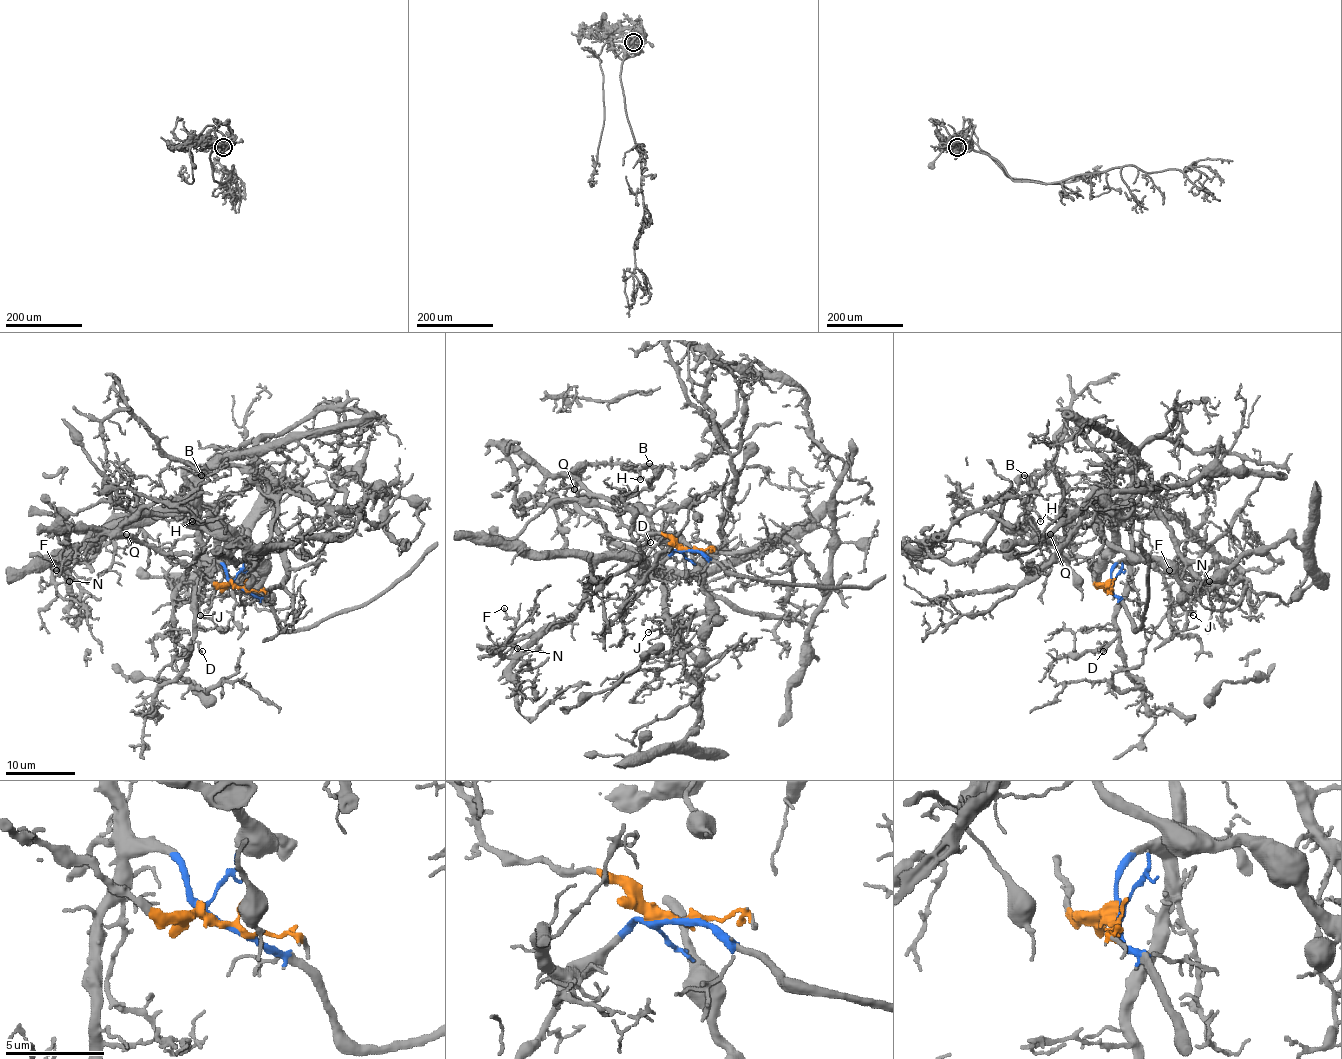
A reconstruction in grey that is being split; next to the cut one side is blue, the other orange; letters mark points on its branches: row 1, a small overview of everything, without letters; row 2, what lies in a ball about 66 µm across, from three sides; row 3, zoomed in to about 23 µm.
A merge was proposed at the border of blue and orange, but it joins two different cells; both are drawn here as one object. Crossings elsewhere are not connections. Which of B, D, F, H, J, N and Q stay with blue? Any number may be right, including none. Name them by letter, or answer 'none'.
D, F, J, N

